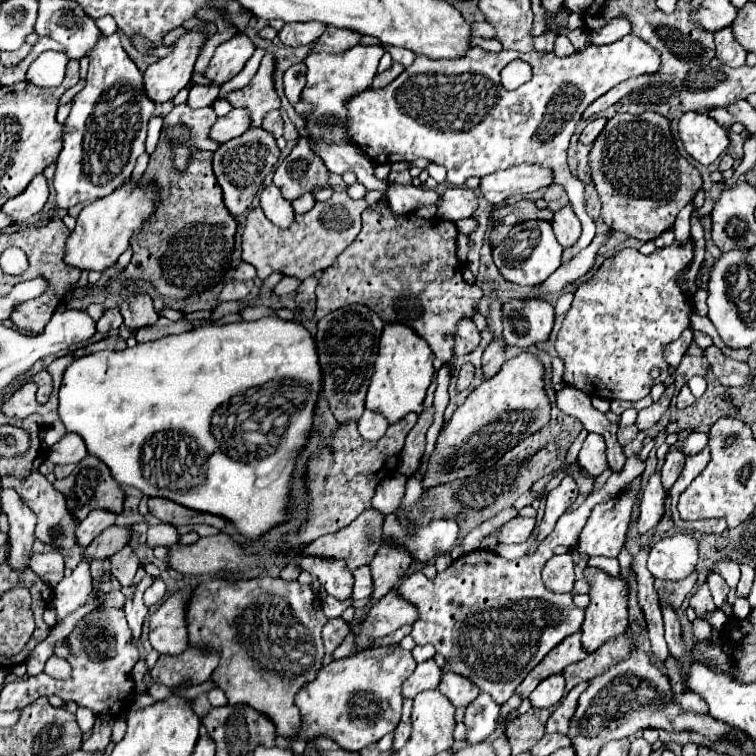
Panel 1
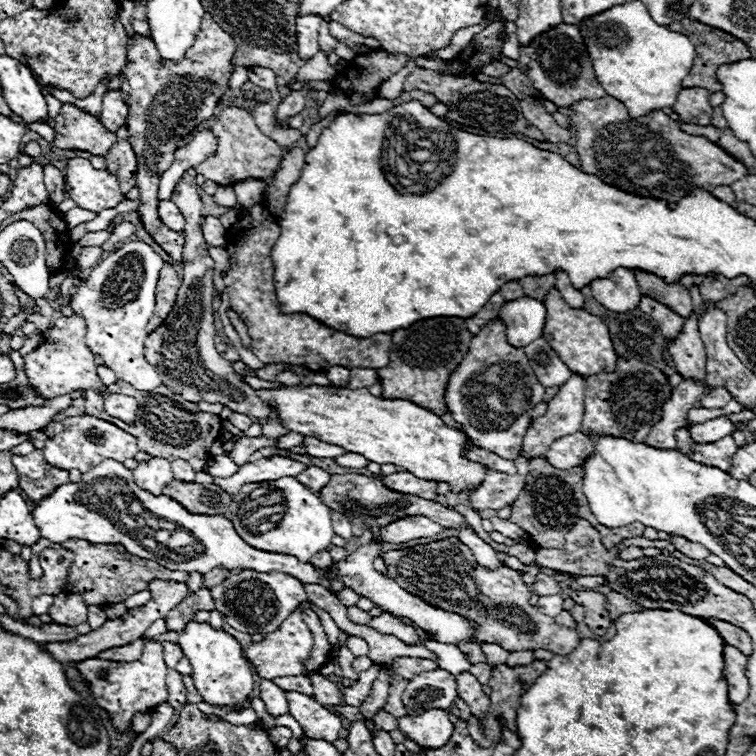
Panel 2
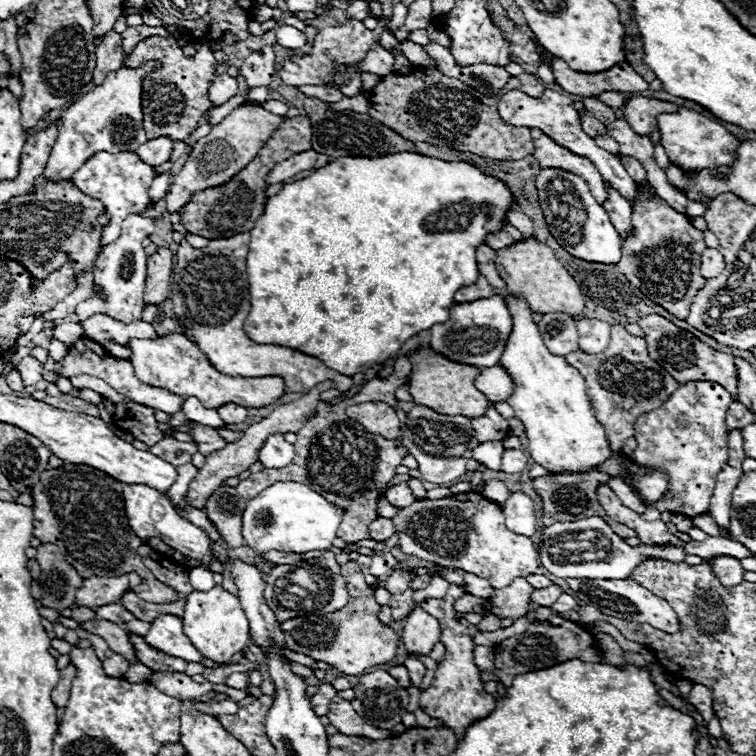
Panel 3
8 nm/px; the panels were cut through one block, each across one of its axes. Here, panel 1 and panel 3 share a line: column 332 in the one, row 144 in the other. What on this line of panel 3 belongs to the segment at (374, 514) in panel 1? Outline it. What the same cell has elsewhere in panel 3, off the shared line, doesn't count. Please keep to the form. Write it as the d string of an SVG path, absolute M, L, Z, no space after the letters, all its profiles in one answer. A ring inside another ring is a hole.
M530 128L530 134L532 134L532 142L534 142L534 158L538 160L540 168L554 166L554 168L570 170L570 172L574 172L574 174L578 174L580 178L586 180L590 192L594 194L594 198L598 198L600 204L606 200L608 194L604 190L604 180L588 158L582 158L582 156L558 146L542 130Z

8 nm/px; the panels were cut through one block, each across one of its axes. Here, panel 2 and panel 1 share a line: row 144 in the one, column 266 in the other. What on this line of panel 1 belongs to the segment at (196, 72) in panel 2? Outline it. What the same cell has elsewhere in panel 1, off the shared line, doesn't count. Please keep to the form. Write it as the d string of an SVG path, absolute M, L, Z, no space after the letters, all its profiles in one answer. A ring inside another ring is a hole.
M250 128L246 134L222 144L214 152L214 174L224 192L224 204L232 216L240 216L250 208L252 198L262 190L264 178L278 164L278 158L280 148L276 146L274 136L262 128Z

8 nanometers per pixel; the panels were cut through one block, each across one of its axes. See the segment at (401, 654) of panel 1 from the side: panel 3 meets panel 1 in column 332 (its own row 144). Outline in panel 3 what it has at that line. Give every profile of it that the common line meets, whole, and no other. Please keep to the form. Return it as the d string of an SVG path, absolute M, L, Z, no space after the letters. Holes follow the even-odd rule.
M680 106L678 112L658 116L658 130L660 130L660 144L664 146L666 156L670 158L672 164L680 166L686 174L692 174L704 168L730 166L734 162L736 148L740 146L740 140L734 134L730 134L728 128L684 106Z

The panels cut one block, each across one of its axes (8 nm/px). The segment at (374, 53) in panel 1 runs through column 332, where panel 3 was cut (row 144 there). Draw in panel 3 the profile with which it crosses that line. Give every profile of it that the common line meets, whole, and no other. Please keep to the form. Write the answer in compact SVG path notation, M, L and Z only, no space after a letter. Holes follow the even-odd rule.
M148 62L138 70L114 70L100 86L94 86L94 90L72 104L60 118L58 138L50 150L50 162L46 164L44 178L54 182L70 180L82 162L86 162L86 158L94 156L96 152L122 152L142 146L142 142L148 140L142 128L142 76L156 66L156 62Z

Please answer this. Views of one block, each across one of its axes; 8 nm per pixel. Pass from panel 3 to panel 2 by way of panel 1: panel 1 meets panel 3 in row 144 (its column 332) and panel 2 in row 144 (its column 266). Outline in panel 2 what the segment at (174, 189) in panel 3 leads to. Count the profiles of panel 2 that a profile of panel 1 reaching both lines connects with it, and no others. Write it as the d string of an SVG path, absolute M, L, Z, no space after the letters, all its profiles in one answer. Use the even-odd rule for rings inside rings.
M236 106L224 108L214 126L214 134L218 134L216 154L196 166L196 172L202 174L206 180L212 180L220 186L232 186L248 178L268 180L278 170L282 154L284 154L282 148L260 132L260 128L254 124L254 118L246 110L236 108Z

